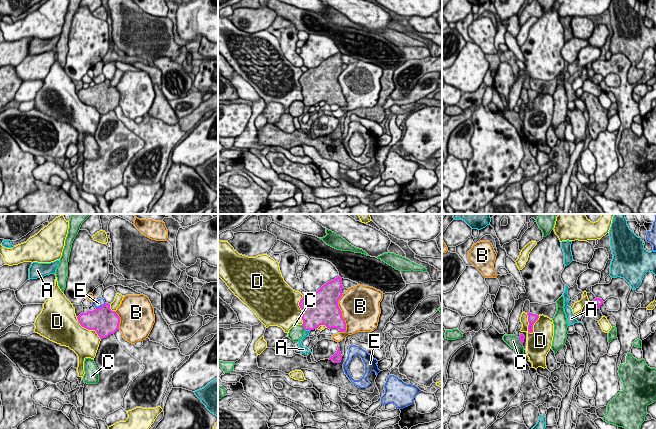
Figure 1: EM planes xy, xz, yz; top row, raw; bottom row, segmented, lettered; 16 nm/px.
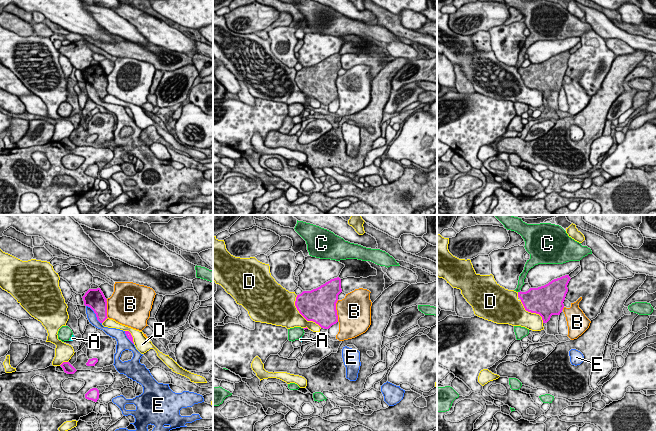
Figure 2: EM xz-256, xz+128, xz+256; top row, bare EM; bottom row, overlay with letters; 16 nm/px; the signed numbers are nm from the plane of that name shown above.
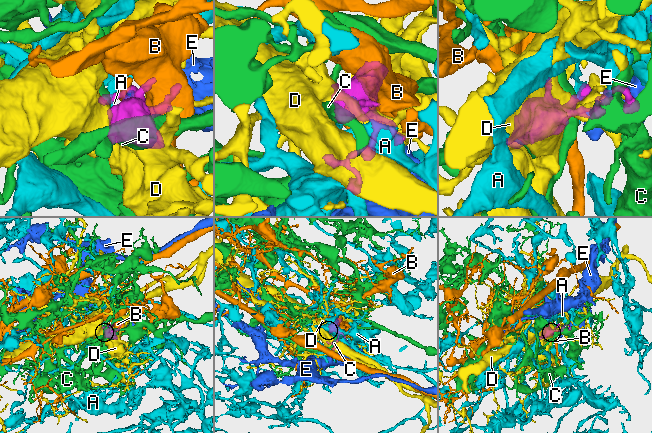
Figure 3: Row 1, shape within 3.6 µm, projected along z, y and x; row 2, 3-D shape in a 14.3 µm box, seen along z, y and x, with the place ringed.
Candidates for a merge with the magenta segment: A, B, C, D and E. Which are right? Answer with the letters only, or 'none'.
C

